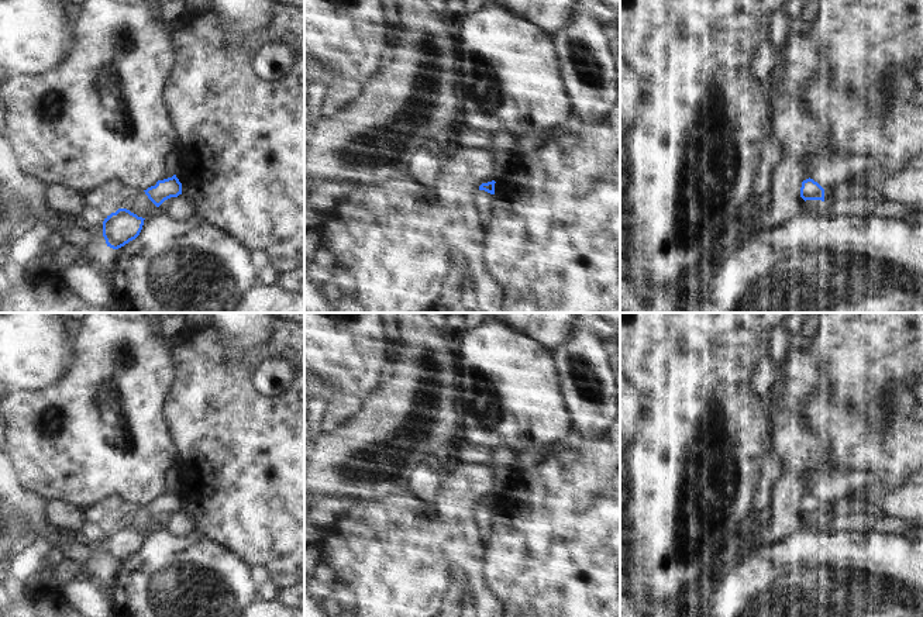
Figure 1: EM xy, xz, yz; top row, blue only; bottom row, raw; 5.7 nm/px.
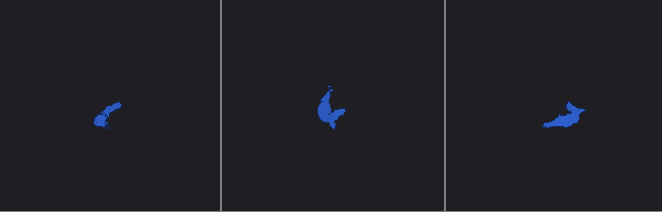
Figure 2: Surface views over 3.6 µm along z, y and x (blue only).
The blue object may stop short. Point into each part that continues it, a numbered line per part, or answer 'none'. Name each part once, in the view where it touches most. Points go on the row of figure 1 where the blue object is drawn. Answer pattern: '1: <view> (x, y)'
none

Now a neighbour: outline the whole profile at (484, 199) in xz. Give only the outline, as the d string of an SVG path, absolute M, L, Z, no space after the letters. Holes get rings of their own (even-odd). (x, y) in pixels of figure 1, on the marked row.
M478 190L476 201L478 201L478 217L485 221L486 227L486 221L489 220L490 216L493 194L485 190Z

